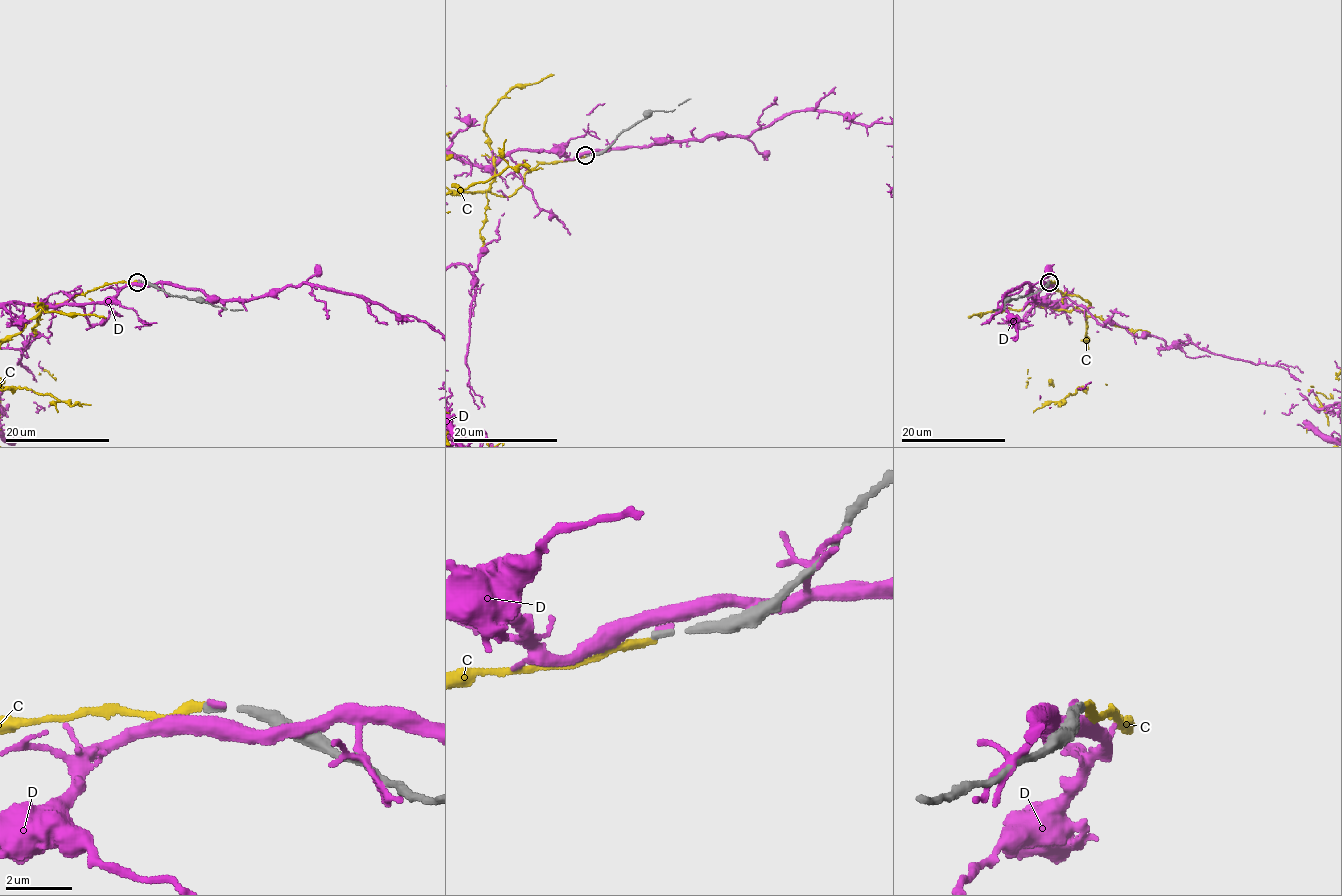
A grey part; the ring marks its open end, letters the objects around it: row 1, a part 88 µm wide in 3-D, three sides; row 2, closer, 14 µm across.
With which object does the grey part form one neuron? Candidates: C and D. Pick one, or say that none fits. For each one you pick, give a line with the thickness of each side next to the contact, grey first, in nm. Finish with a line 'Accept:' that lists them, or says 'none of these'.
Accept: none of these

